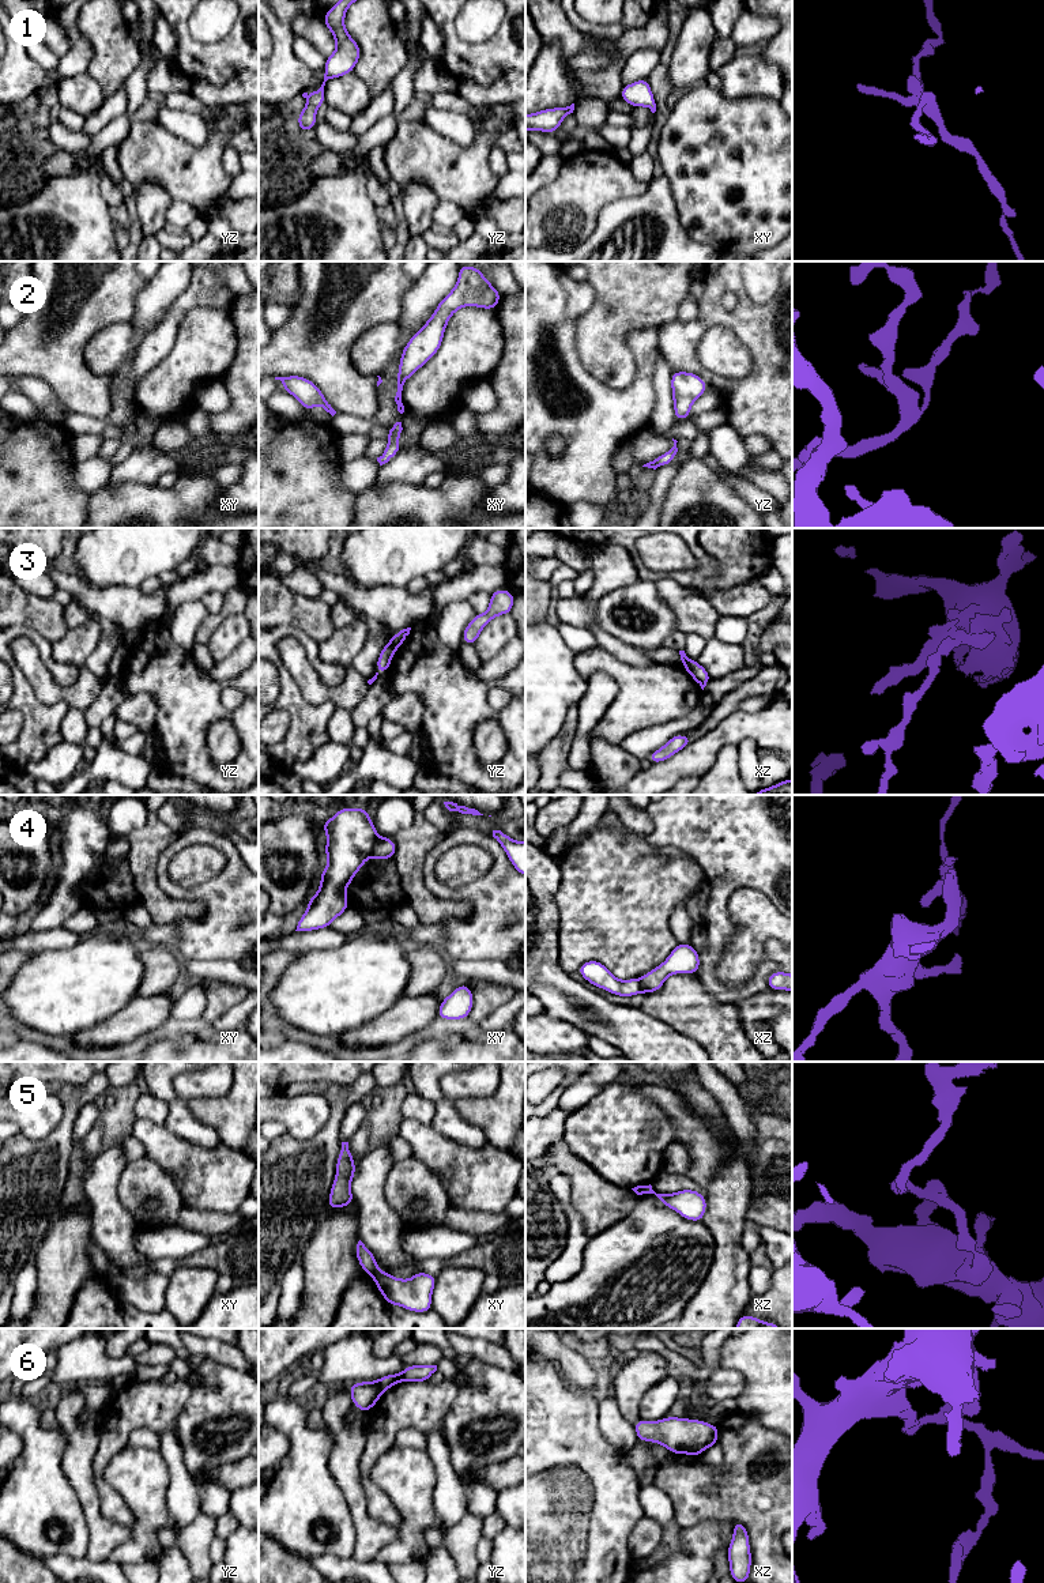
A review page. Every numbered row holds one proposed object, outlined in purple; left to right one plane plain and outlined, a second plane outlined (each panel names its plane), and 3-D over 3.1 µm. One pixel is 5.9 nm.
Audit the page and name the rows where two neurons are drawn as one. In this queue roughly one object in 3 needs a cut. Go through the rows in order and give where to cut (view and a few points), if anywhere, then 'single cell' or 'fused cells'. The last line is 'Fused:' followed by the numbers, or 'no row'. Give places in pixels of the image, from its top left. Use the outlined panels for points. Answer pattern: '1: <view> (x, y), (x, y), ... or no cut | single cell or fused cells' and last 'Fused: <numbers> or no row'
1: no cut | single cell
2: no cut | single cell
3: yz (389, 641), (396, 648) | fused cells
4: xy (379, 837), (372, 854) | fused cells
5: xy (379, 1270), (373, 1277) | fused cells
6: yz (376, 1382), (381, 1393) | fused cells
Fused: 3, 4, 5, 6

